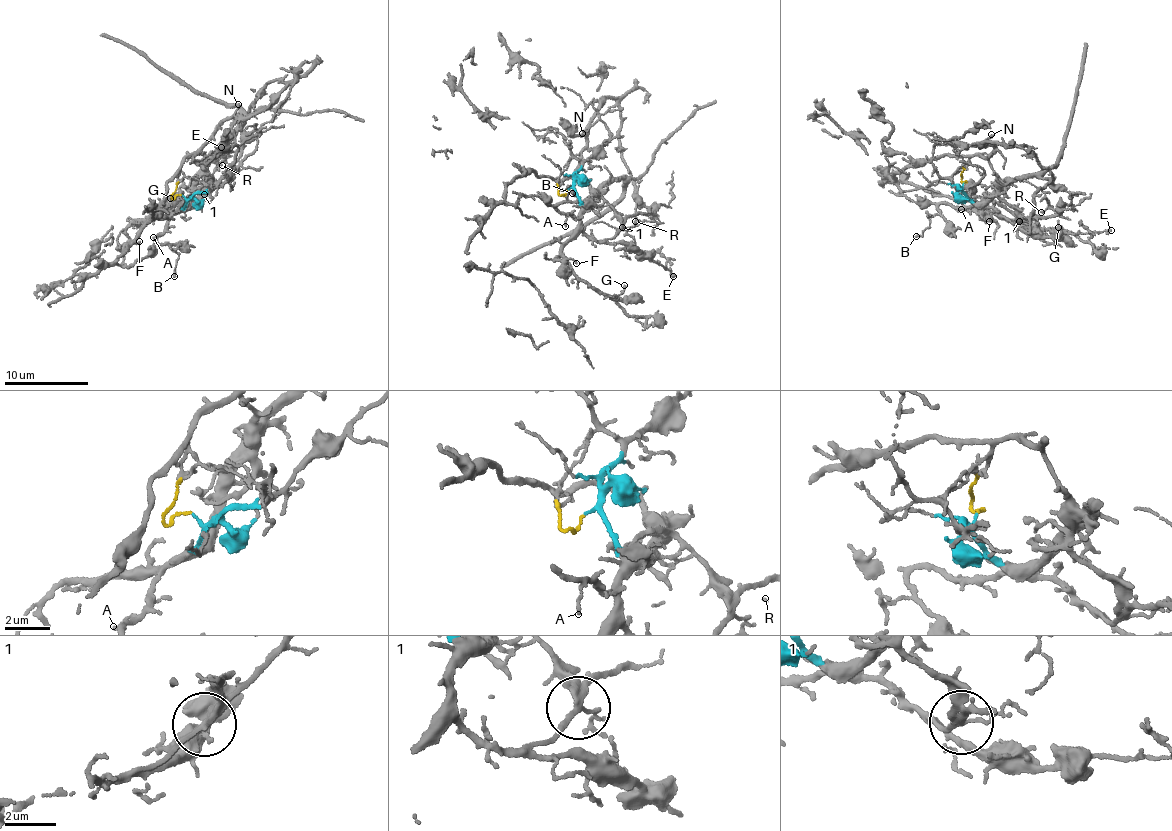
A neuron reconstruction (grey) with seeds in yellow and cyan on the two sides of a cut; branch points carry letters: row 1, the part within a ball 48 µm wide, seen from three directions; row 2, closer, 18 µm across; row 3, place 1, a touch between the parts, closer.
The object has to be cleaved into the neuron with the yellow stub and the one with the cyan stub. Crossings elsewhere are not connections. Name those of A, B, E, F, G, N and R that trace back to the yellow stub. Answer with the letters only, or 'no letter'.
N

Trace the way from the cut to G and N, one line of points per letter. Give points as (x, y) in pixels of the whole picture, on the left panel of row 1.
G: (182, 195), (186, 206), (181, 211), (167, 217), (132, 221), (140, 225), (170, 197)
N: (181, 194), (173, 193), (184, 158), (197, 152), (219, 123), (236, 117), (238, 103)

